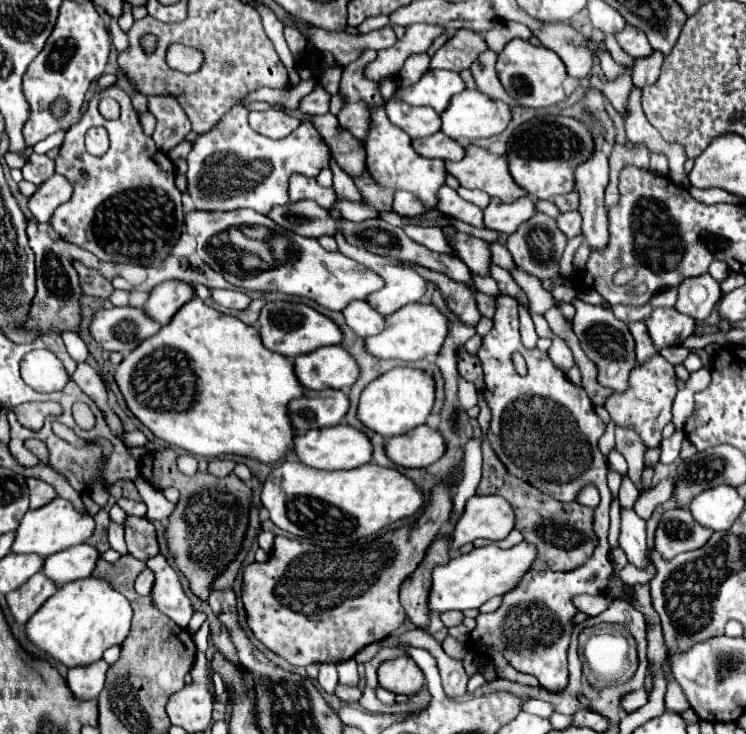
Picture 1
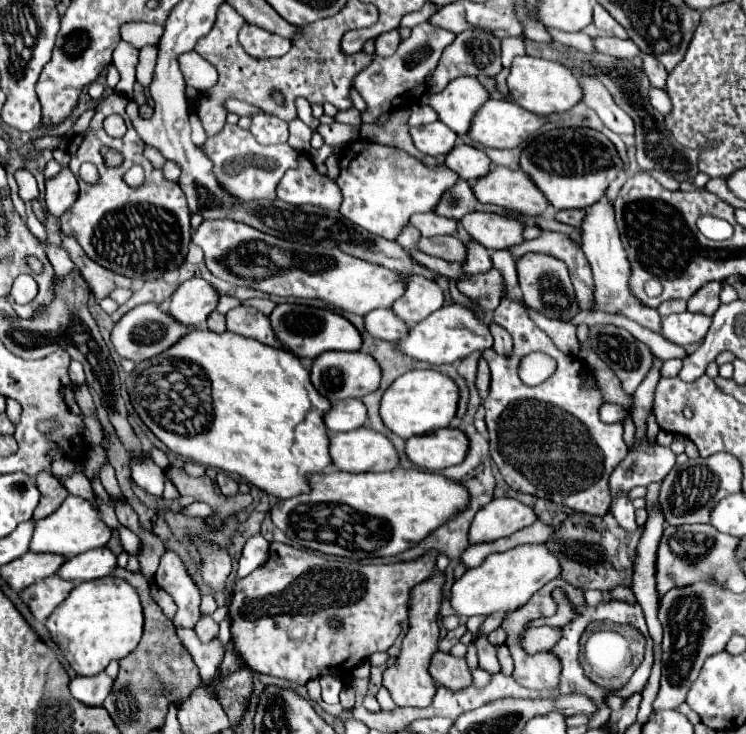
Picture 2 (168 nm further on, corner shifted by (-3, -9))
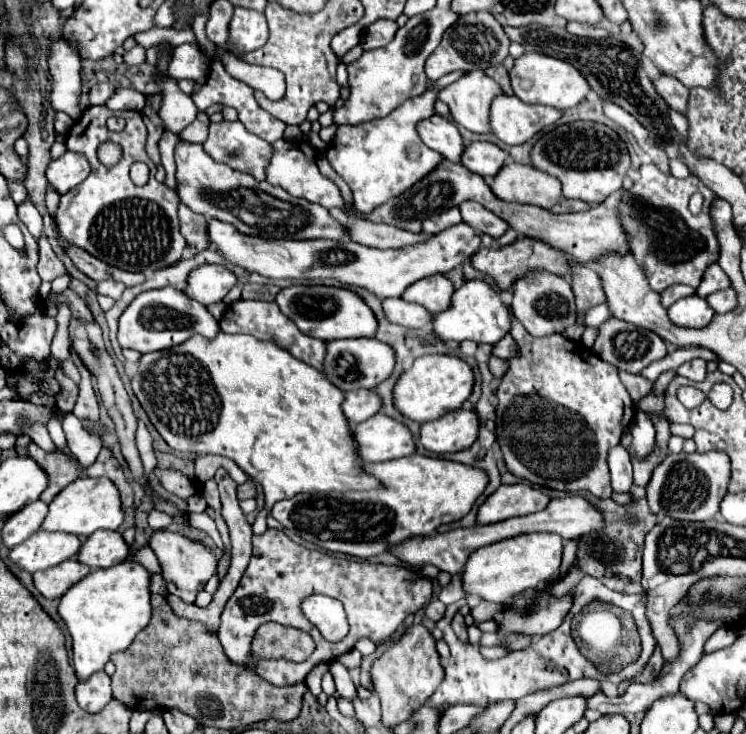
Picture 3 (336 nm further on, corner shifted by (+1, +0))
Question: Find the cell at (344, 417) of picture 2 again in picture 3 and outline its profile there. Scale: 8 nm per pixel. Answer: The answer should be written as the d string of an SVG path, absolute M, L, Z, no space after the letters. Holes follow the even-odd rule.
M370 389L348 391L346 401L342 405L342 411L352 425L366 421L368 417L376 415L380 409L382 409L382 397Z

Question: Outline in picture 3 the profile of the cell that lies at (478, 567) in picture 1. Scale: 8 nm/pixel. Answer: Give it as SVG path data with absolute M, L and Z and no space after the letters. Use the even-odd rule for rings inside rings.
M526 533L484 545L474 551L464 567L464 591L480 595L492 603L508 603L514 595L538 587L546 579L558 575L562 563L562 537L556 533Z

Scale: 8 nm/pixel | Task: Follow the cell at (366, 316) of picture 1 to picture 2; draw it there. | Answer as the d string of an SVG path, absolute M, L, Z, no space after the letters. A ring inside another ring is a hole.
M372 310L364 316L364 326L370 336L386 340L386 342L396 342L398 338L406 336L408 326L392 314L392 310Z

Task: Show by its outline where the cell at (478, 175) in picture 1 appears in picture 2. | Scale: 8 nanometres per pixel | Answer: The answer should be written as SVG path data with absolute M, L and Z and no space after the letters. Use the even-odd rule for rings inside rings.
M494 166L486 176L472 184L472 192L482 204L496 204L524 216L540 216L548 204L544 194L530 184L522 170Z

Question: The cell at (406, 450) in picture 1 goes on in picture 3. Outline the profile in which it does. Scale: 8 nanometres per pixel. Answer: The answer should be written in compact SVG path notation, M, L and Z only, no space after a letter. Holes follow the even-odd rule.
M458 409L436 421L424 423L420 429L420 443L438 455L456 453L476 441L478 429L478 413L474 409Z

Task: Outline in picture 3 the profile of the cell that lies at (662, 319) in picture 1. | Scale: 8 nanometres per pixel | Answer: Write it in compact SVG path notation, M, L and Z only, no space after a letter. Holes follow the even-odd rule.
M690 295L684 297L680 301L676 301L670 309L668 309L670 319L680 325L680 327L706 327L712 317L714 317L714 309L710 309L710 305L706 305L706 301L698 295Z

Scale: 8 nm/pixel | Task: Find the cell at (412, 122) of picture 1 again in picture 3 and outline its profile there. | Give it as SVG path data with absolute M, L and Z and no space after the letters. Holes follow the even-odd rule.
M434 115L430 117L430 121L422 121L422 125L418 125L418 133L422 137L422 141L438 151L446 161L452 161L452 163L460 163L460 157L466 149L464 145L464 139L458 131L458 127L448 121L446 117L440 117L440 115Z

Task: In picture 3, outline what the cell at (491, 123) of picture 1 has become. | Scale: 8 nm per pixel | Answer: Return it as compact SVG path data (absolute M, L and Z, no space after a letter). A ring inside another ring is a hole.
M516 95L496 97L490 113L492 133L506 145L526 143L544 127L554 125L560 117L562 117L560 109L524 103Z

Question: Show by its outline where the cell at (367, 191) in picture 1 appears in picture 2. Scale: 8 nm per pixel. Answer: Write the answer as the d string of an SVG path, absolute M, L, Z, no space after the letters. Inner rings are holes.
M358 140L340 154L340 176L336 180L336 184L340 186L342 196L344 196L340 212L354 225L358 225L370 233L388 238L388 240L396 240L398 234L408 226L408 218L414 212L434 212L442 200L442 194L446 190L450 190L456 184L456 180L458 180L458 176L452 170L448 170L444 164L438 164L438 168L426 168L422 162L418 162L404 150L374 144L368 140Z

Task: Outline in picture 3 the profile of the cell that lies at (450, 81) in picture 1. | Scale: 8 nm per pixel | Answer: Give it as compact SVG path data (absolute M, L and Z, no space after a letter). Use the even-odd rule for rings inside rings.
M472 71L456 83L450 83L438 91L438 99L450 107L450 115L454 117L454 121L474 133L490 133L490 105L498 95L502 95L502 87L484 71Z

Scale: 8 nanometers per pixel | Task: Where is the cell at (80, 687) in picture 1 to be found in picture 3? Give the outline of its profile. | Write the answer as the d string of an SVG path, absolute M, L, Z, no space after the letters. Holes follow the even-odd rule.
M94 673L90 681L80 681L76 687L76 697L82 709L86 711L102 711L108 701L112 701L112 689L110 689L110 677L102 673Z

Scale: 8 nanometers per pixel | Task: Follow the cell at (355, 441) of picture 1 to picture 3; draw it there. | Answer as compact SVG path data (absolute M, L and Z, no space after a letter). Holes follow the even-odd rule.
M378 413L354 427L354 437L360 443L360 457L364 461L392 461L416 451L412 431L392 417Z

